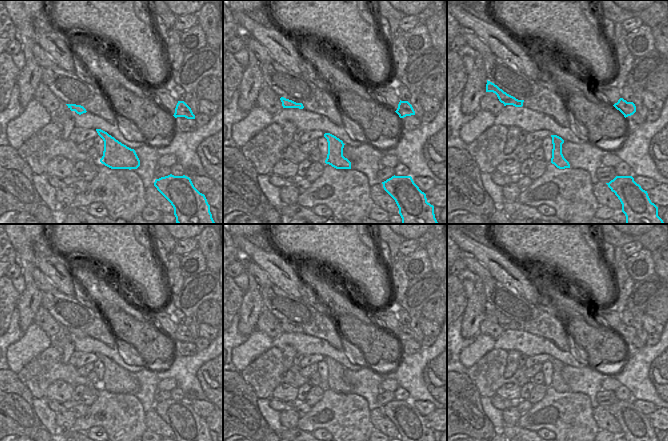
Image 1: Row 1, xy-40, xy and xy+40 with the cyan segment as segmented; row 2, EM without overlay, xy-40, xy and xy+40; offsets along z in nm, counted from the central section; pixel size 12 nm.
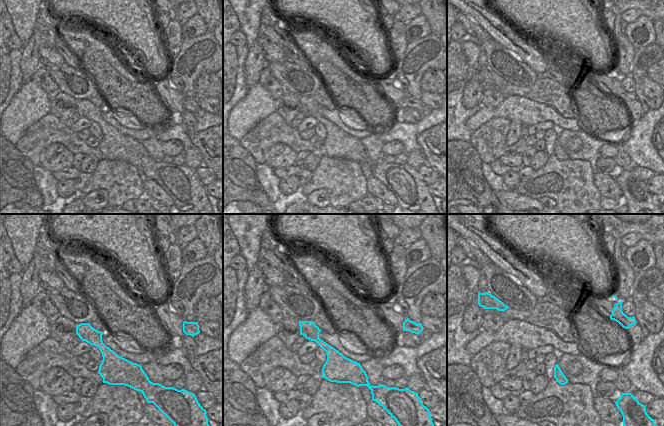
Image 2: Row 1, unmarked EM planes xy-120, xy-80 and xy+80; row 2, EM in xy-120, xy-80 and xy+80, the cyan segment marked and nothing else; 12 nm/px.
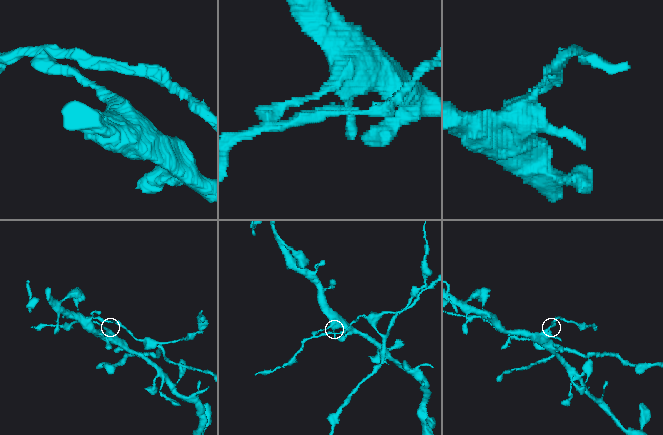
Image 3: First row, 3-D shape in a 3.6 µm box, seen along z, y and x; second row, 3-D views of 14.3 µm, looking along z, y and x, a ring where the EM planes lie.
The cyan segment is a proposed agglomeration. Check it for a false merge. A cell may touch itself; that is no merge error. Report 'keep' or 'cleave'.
cleave

